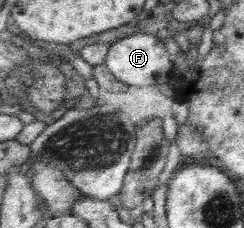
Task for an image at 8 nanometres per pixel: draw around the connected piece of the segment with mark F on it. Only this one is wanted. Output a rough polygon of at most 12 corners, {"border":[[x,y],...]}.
{"border":[[135,33],[110,45],[105,64],[129,86],[165,84],[163,38]]}

